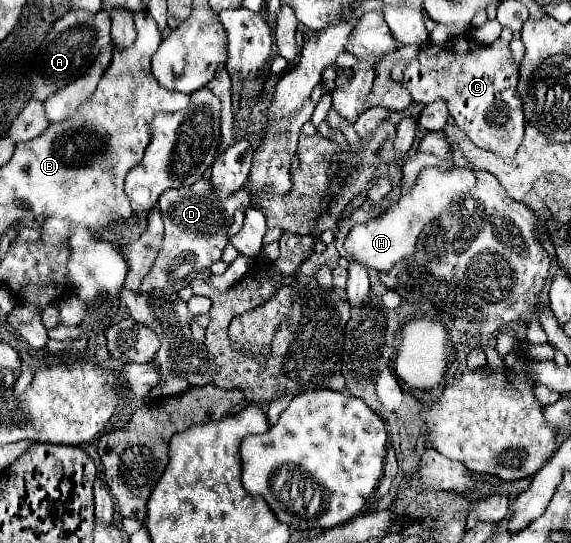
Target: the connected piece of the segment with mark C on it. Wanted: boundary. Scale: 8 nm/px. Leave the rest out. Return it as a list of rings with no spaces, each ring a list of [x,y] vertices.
[[[459,35],[441,47],[427,43],[419,49],[415,59],[397,63],[391,77],[421,105],[449,95],[449,115],[477,147],[511,159],[521,145],[525,115],[523,99],[517,91],[519,65],[513,61],[511,49],[503,39],[491,45],[477,45],[473,37]]]

